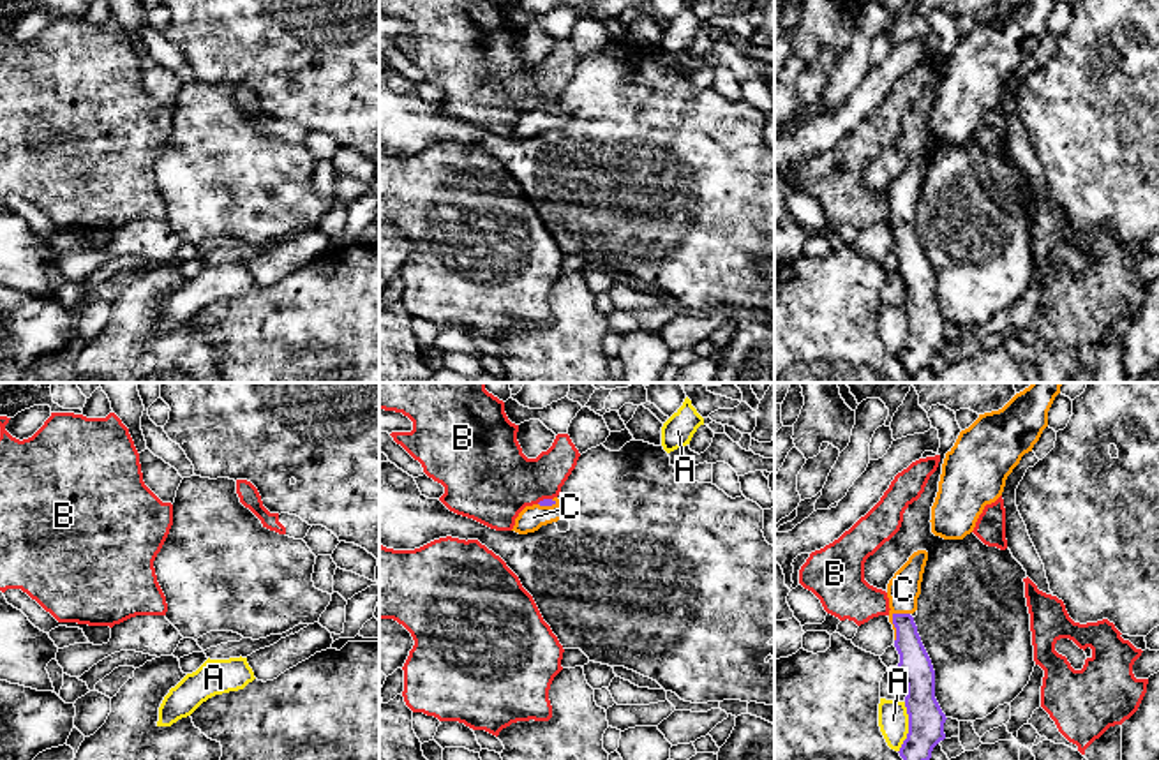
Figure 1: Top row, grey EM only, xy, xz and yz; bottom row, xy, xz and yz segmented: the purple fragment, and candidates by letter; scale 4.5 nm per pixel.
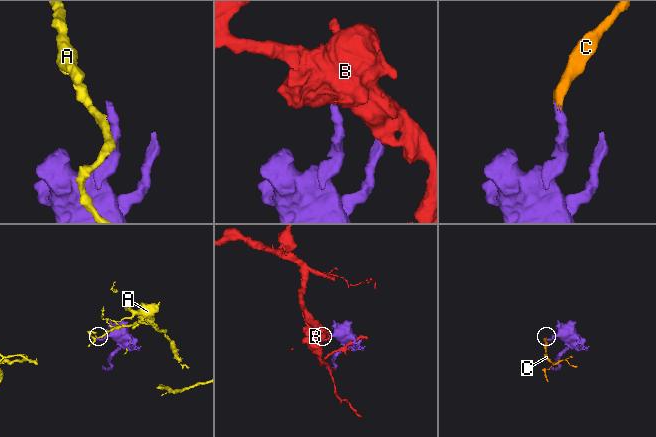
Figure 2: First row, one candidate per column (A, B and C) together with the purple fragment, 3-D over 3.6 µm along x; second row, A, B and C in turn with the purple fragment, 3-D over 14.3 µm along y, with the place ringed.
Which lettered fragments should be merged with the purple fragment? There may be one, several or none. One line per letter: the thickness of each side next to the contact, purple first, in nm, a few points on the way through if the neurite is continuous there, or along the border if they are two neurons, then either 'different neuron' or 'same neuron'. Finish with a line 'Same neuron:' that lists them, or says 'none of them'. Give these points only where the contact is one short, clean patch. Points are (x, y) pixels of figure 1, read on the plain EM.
A: calibres 160 and 140 nm; border yz (905, 307), (907, 342), (898, 357); different neuron
B: calibres 30 and 380 nm; different neuron
C: calibres 140 and 150 nm; way yz (914, 267), (905, 238), (893, 226), (902, 212), (904, 194); same neuron
Same neuron: C

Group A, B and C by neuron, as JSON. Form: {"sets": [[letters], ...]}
{"sets": [["A"], ["B"], ["C"]]}

